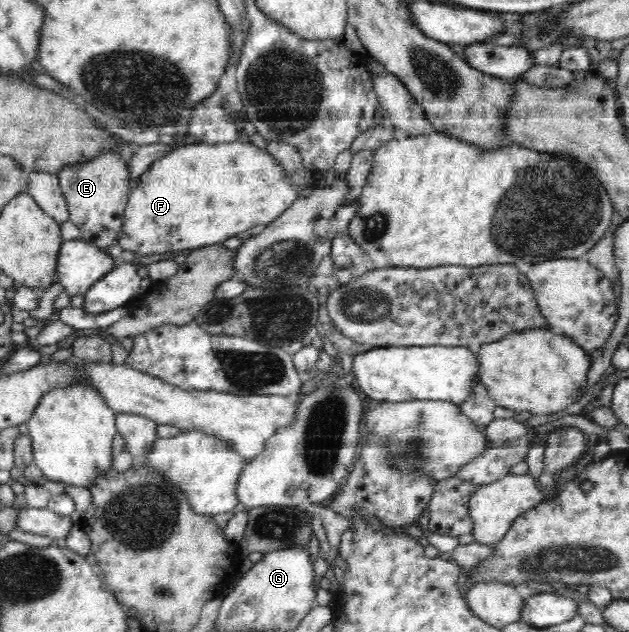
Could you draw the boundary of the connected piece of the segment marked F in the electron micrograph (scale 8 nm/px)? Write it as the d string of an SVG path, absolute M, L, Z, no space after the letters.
M237 140L226 142L226 144L196 144L192 142L182 144L182 146L167 152L164 158L160 157L158 160L155 160L150 165L150 168L139 176L138 182L140 182L140 184L132 188L132 192L128 197L128 204L124 210L123 227L121 228L120 234L117 236L115 244L117 248L130 250L130 252L136 252L136 254L144 254L144 256L146 256L146 254L164 254L164 252L173 253L174 250L194 250L198 249L198 246L206 247L214 244L214 242L223 243L225 240L228 240L228 238L233 237L234 234L244 232L244 230L250 228L250 226L256 226L256 224L270 224L302 196L302 188L299 188L299 185L296 185L294 181L290 179L290 173L278 163L271 153L267 150L256 148L251 142L240 143Z

